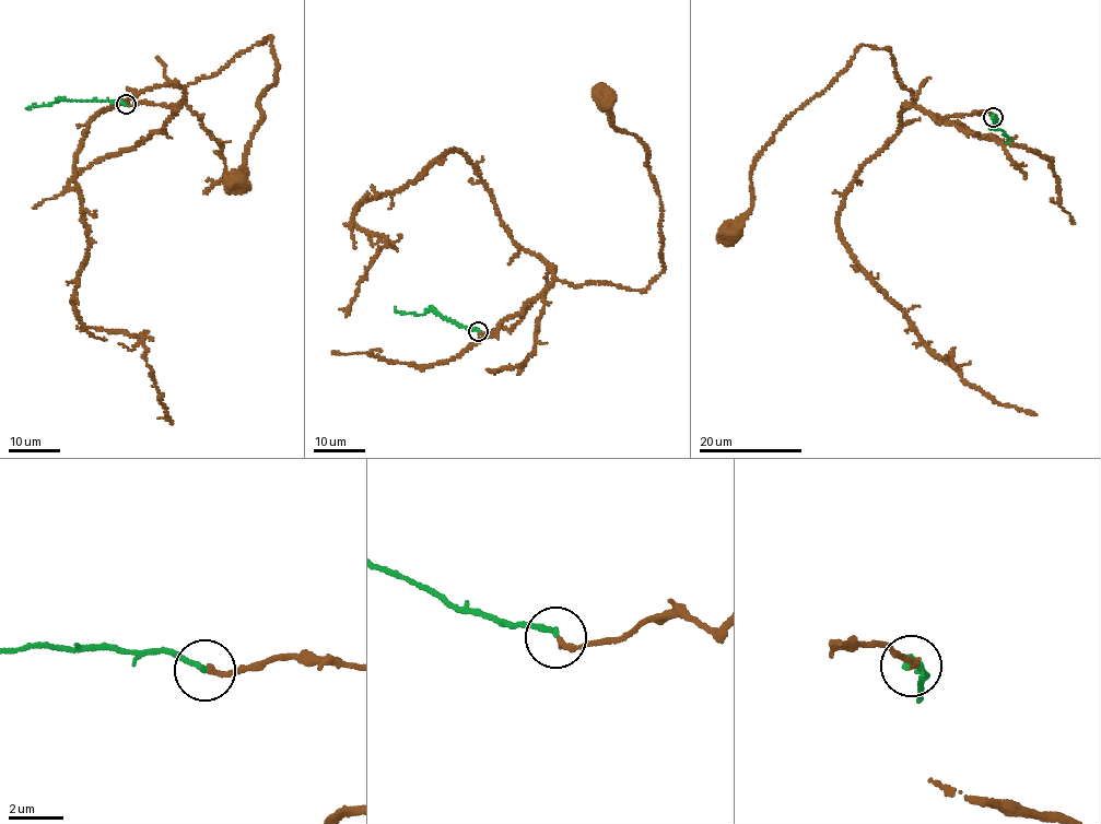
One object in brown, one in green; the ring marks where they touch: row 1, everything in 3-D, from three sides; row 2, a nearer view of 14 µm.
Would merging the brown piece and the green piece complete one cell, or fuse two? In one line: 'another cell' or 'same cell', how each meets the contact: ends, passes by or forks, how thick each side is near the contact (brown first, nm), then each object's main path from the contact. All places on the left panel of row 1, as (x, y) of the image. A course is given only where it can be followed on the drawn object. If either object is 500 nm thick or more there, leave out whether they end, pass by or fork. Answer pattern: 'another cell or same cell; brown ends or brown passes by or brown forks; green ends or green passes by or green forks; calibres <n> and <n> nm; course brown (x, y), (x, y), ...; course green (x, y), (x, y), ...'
same cell; brown ends; green ends; calibres 220 and 200 nm; course brown (126, 104), (182, 103), (185, 86), (269, 35), (276, 81), (258, 99), (262, 116), (234, 186); course green (126, 105), (118, 101), (62, 99), (26, 108)

